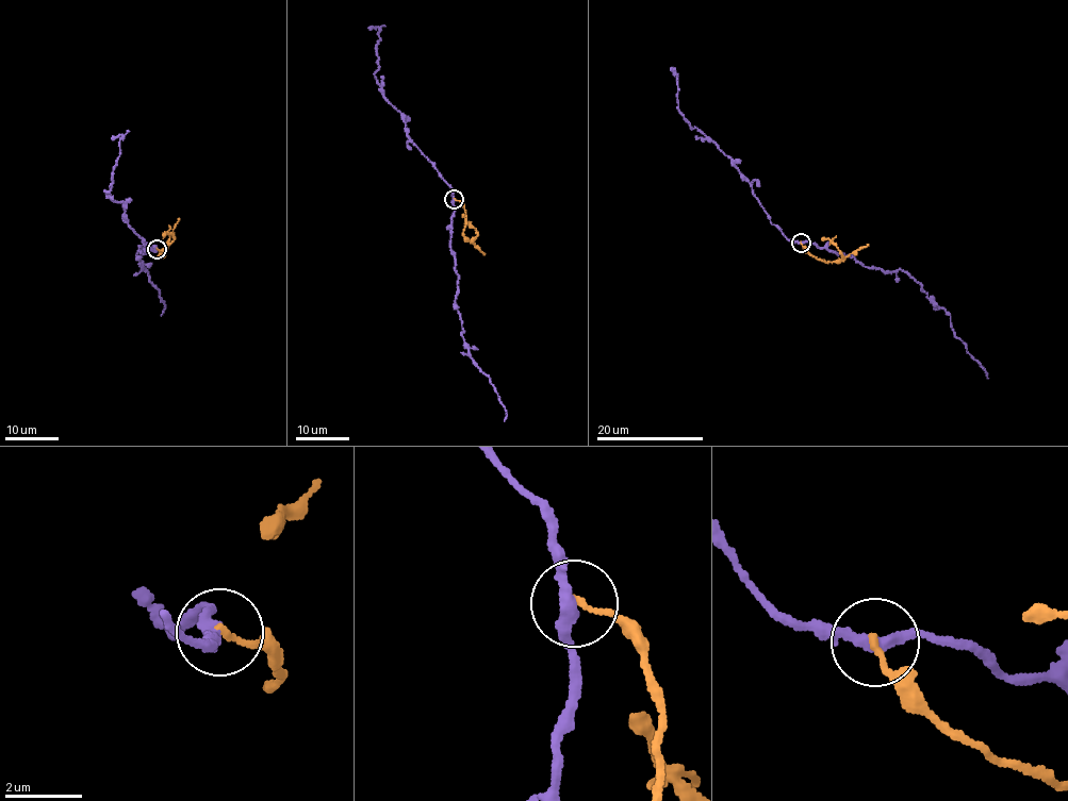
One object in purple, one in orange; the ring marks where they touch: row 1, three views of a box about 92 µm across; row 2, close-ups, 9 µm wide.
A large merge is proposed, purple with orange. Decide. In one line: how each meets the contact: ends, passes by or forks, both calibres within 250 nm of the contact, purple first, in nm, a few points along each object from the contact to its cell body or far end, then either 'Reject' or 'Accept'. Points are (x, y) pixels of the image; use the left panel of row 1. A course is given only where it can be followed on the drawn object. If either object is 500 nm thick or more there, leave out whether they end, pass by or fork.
At the ring purple passes by. At the ring orange ends. Thickness 300 nm (purple) against 160 nm. Course of purple: (157, 249), (144, 248), (146, 254), (140, 246), (140, 266), (160, 291), (165, 306), (161, 315). Course of orange: (157, 249), (164, 255), (160, 257), (174, 237), (166, 232), (163, 236). Reject

